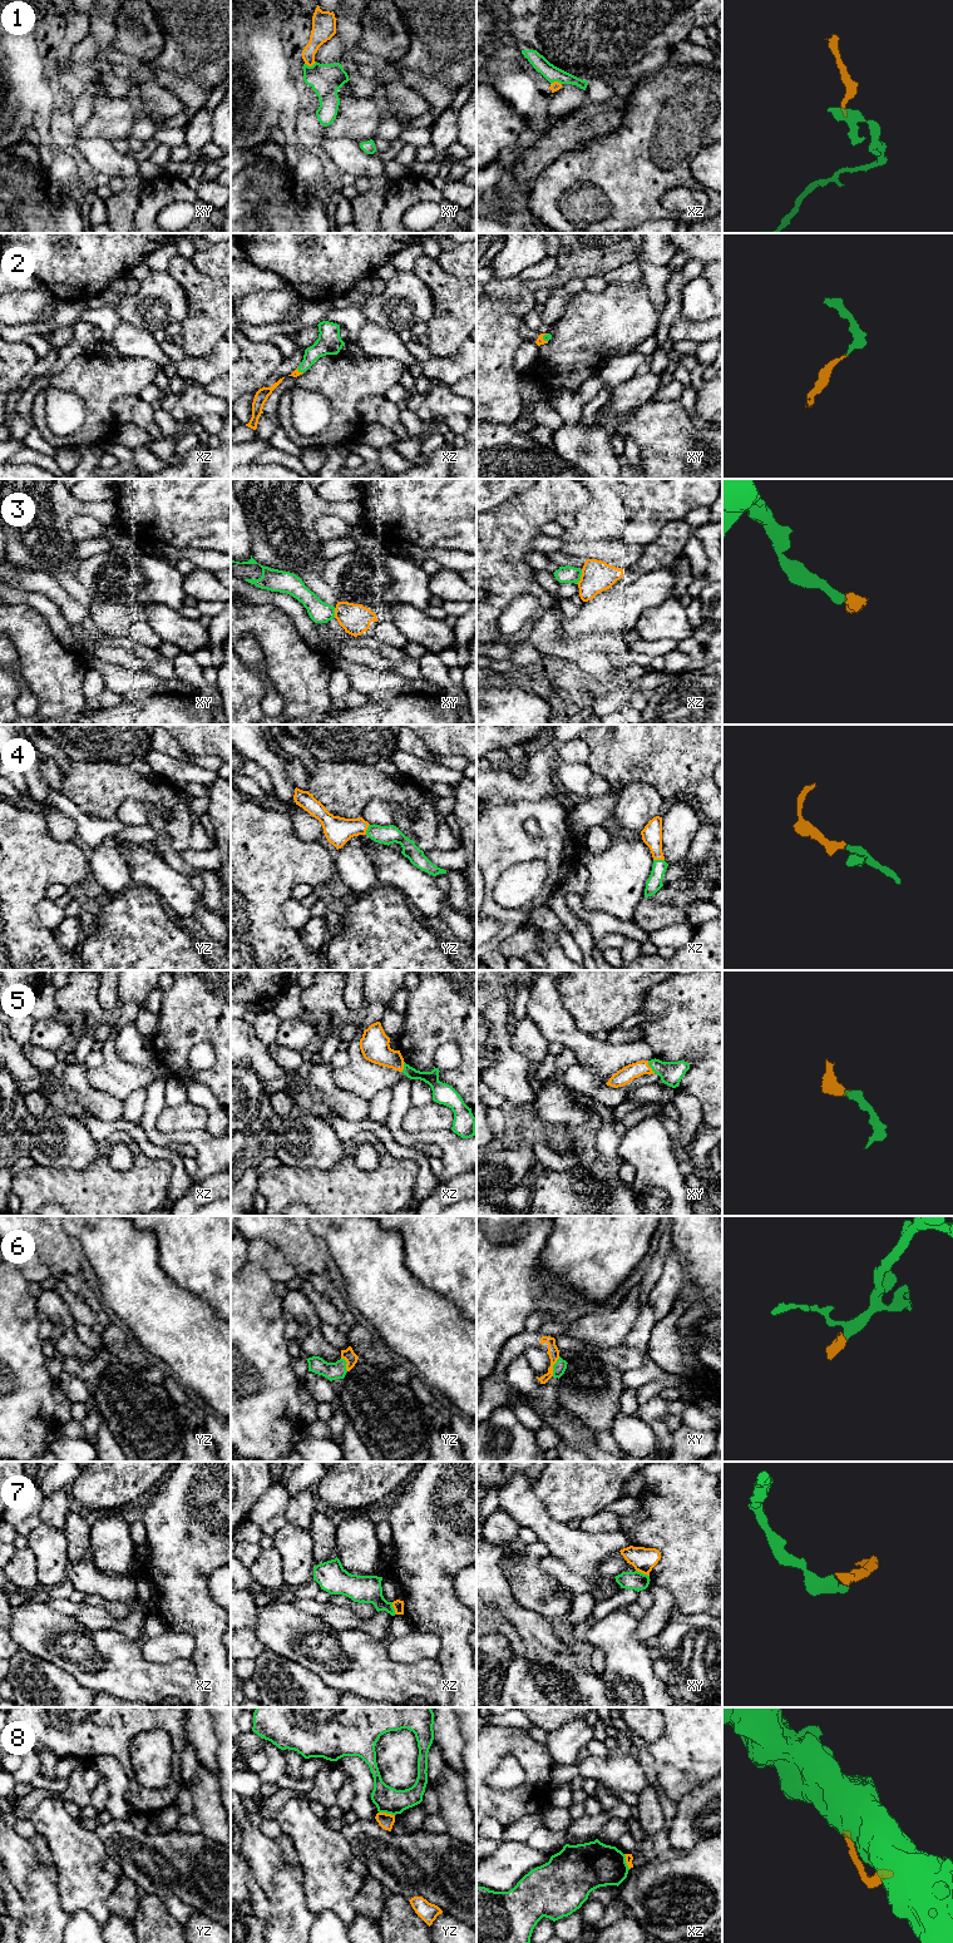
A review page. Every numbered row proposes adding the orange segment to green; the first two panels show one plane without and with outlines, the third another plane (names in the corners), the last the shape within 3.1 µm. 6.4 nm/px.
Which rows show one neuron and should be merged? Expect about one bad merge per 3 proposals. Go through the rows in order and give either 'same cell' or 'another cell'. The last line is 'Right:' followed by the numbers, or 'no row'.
1: same cell
2: same cell
3: another cell
4: same cell
5: same cell
6: same cell
7: another cell
8: another cell
Right: 1, 2, 4, 5, 6

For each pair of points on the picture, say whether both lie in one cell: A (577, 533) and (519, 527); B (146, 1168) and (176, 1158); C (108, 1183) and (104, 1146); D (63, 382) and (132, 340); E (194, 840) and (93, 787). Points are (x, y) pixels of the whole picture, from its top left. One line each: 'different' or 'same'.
A: different
B: different
C: same
D: different
E: different

